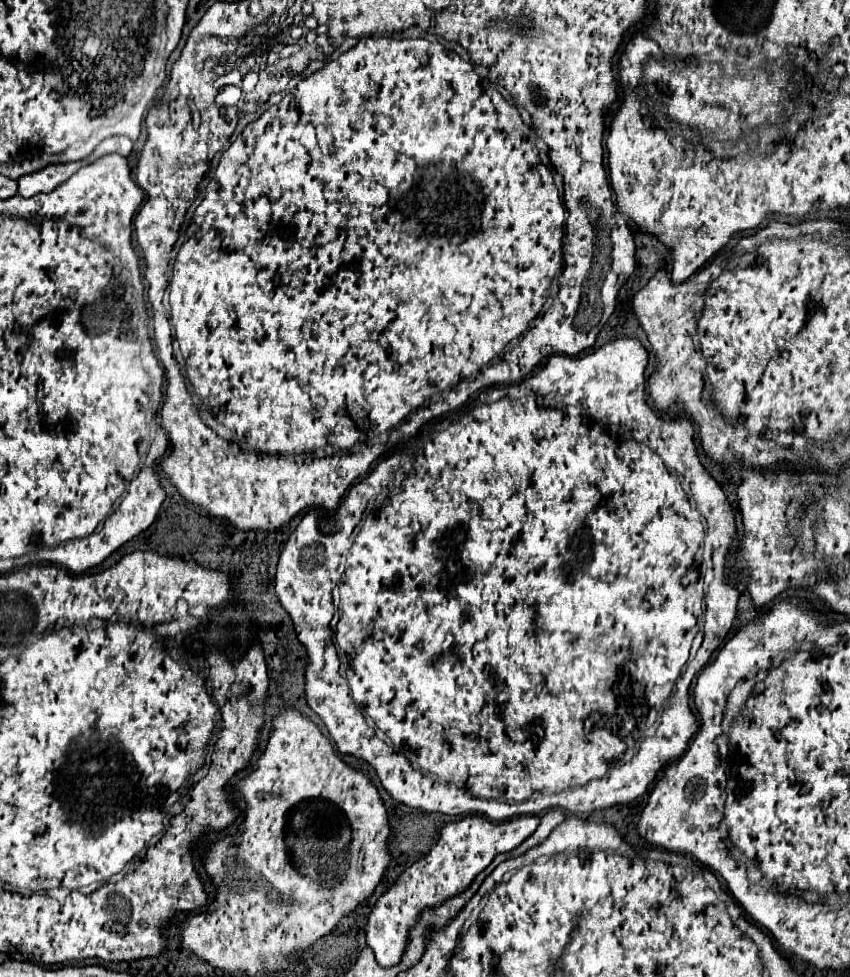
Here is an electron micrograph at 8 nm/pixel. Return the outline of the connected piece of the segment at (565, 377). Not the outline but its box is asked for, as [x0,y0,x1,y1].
[275,337,739,821]

